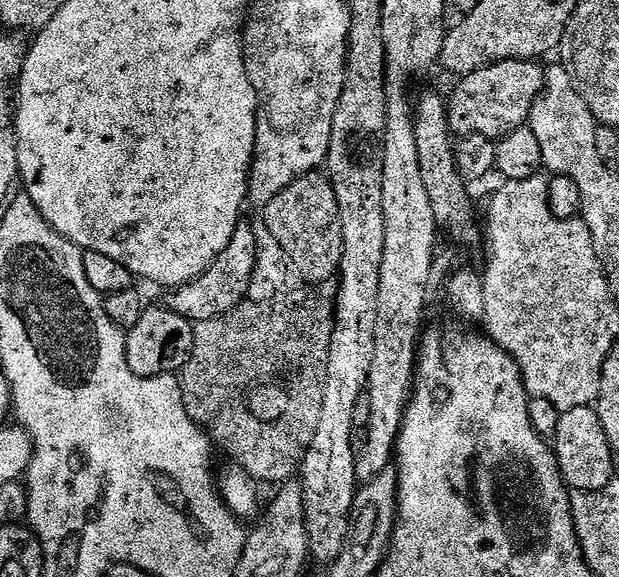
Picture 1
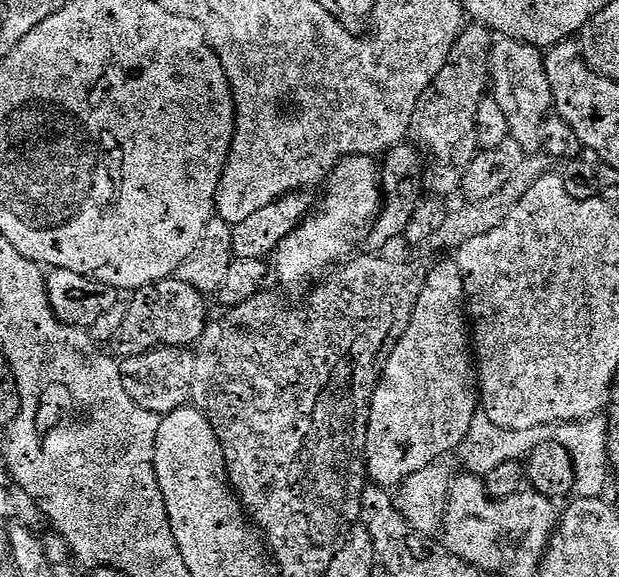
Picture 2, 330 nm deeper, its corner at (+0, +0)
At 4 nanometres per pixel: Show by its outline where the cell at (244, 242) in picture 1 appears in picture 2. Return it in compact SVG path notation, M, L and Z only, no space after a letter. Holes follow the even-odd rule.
M179 278L156 280L133 291L131 296L132 301L127 301L122 326L114 341L115 355L120 358L137 356L161 346L195 345L210 320L208 308L204 305L205 293Z

